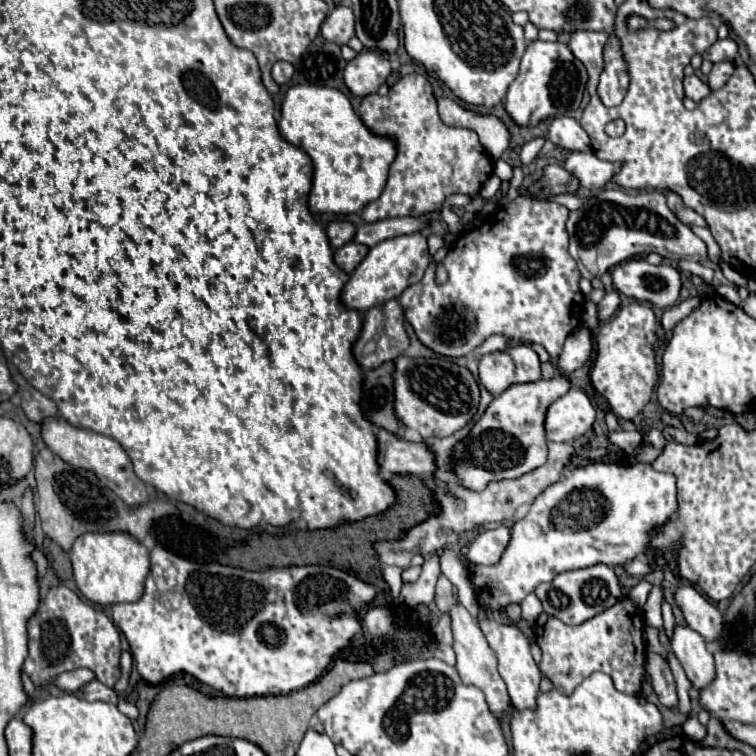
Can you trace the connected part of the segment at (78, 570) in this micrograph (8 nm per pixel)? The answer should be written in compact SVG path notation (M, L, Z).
M85 534L75 540L69 556L77 588L89 602L111 606L119 602L137 602L143 596L143 582L149 574L149 550L129 534Z

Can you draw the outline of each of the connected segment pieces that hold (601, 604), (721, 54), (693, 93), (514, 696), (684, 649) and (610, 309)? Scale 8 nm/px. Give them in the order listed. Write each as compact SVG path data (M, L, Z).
M595 564L589 568L561 572L549 584L539 584L535 588L535 596L543 604L545 614L555 616L565 624L581 624L581 622L597 616L599 612L611 608L619 598L623 598L619 580L617 580L613 568L605 566L605 564Z
M733 38L717 40L709 50L703 52L703 60L709 62L723 62L723 60L733 60L737 56L737 42Z
M695 74L693 76L687 76L685 80L683 80L683 84L685 84L685 96L689 96L693 102L701 102L703 98L707 98L713 90L709 88L709 84L707 82L703 82L701 78L697 78Z
M483 618L479 622L489 646L495 650L497 660L499 660L499 674L505 680L507 688L509 688L509 696L511 696L511 704L513 710L531 710L531 706L535 706L535 698L539 694L539 682L541 682L541 670L539 666L533 662L531 656L531 648L529 642L525 638L525 634L519 634L517 626L505 626L499 624L493 628L495 634L489 634L489 620Z
M675 624L671 636L671 650L685 668L687 678L693 682L695 690L701 690L713 680L715 676L713 656L707 650L705 640L695 630L691 630L689 626Z
M611 290L599 304L597 304L597 308L599 308L599 318L601 318L601 322L603 320L607 320L617 308L619 308L619 302L621 302L621 298L619 298L619 292L617 290Z

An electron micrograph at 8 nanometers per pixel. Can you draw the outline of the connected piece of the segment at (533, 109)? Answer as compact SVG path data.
M533 40L527 44L527 50L521 58L521 70L517 78L511 82L505 96L505 110L517 124L537 124L543 118L553 118L557 114L567 114L579 108L587 72L583 66L573 66L575 56L571 54L567 44L561 42L543 42Z

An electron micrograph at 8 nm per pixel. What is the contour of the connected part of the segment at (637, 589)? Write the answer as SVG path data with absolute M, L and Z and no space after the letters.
M641 580L641 582L637 582L637 584L629 590L629 598L641 608L641 606L645 606L645 602L647 602L647 598L649 598L651 588L653 588L653 586L651 586L647 580Z

